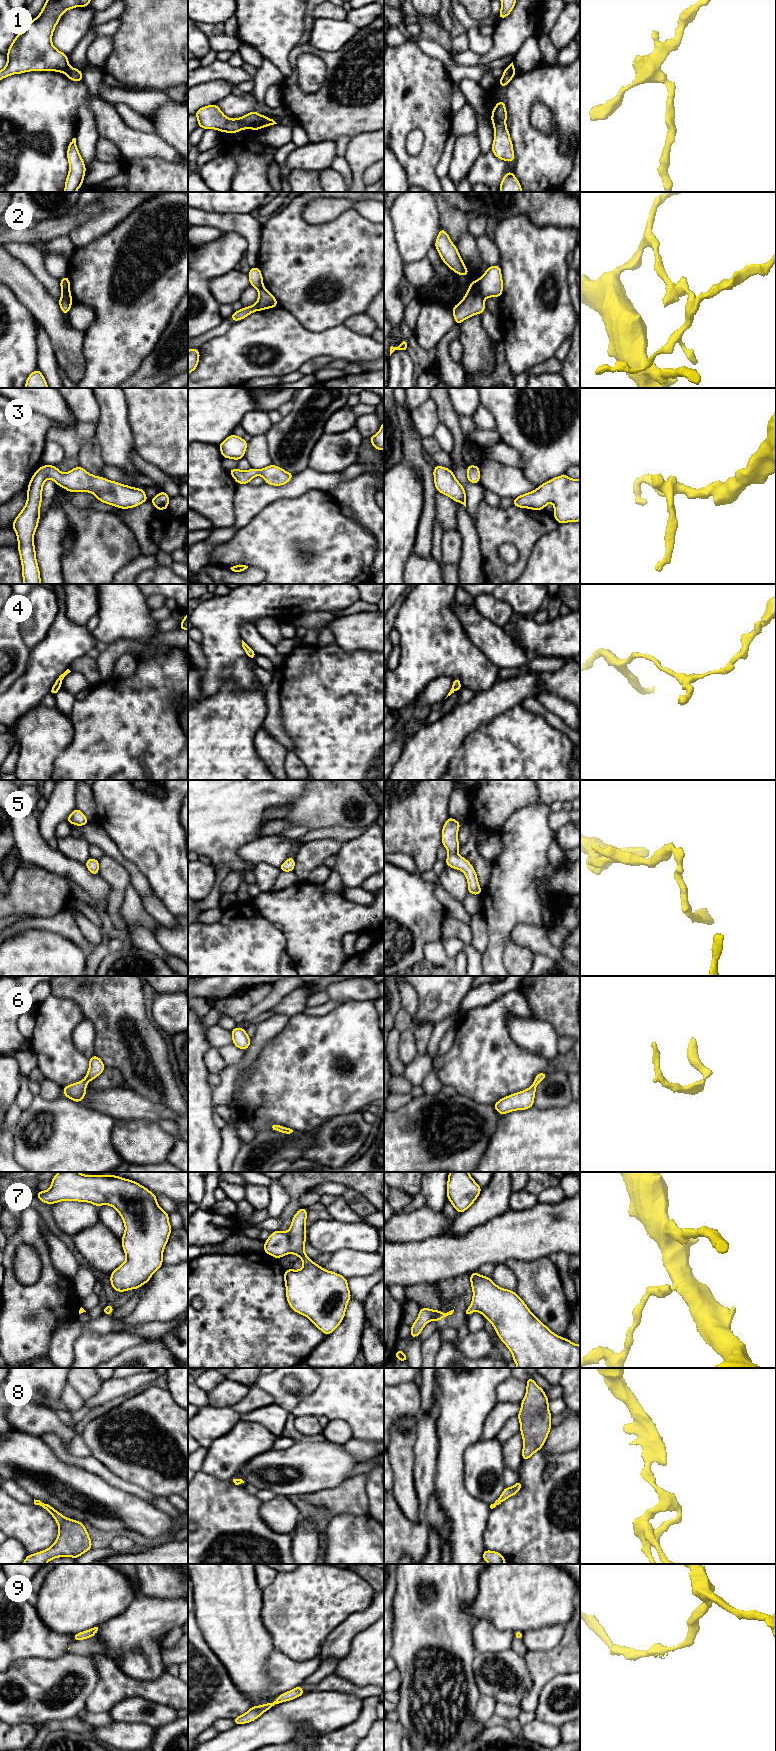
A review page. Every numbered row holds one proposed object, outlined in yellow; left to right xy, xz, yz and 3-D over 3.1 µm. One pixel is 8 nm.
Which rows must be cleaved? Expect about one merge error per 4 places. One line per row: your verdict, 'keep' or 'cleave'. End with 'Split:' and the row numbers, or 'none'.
1: cleave
2: cleave
3: keep
4: keep
5: keep
6: keep
7: keep
8: keep
9: keep
Split: 1, 2

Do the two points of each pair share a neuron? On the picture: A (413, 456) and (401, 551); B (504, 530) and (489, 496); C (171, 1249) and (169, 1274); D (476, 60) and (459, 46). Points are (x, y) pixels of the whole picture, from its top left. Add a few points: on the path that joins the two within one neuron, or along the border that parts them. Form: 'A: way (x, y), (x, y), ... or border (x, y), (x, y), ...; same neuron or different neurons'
A: border (404, 460), (413, 467); different neurons
B: border (483, 499), (498, 509); different neurons
C: border (177, 1263), (164, 1265); different neurons
D: border (469, 49), (463, 52), (452, 51); different neurons

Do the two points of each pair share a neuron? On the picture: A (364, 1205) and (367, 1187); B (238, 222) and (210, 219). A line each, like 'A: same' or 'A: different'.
A: different
B: same

